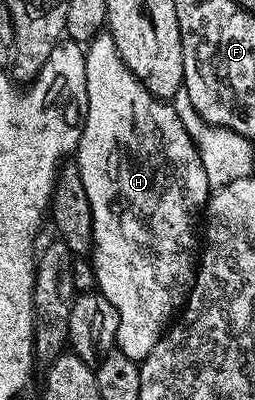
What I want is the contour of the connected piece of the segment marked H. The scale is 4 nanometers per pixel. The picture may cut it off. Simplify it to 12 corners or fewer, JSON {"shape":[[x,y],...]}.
{"shape":[[110,34],[76,162],[97,290],[141,361],[194,285],[212,188]]}

